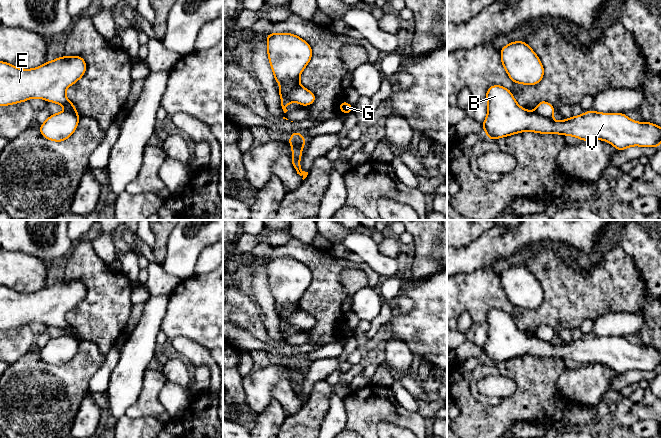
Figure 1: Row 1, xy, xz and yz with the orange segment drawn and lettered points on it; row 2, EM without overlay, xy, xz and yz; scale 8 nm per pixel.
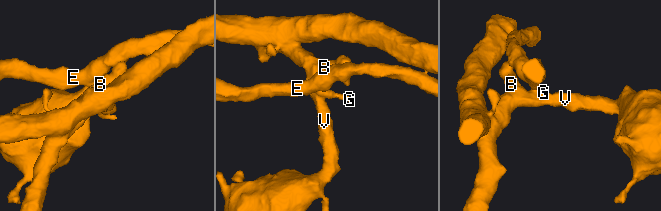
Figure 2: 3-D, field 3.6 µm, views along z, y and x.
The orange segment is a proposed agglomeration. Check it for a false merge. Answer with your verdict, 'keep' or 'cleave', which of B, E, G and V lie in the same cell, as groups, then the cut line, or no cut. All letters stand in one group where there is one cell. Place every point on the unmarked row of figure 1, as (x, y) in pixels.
cleave | B V / E G | xz (299, 309), (287, 318), (287, 322), (290, 325)

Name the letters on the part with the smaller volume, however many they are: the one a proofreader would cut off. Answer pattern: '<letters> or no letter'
E, G

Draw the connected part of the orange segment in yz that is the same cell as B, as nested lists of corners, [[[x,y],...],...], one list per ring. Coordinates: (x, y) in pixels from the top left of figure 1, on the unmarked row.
[[[501,309],[490,310],[485,322],[488,325],[488,335],[482,353],[487,357],[485,361],[492,364],[531,355],[570,359],[582,365],[604,364],[618,375],[630,370],[656,372],[661,369],[661,351],[652,346],[636,346],[625,337],[599,337],[590,334],[580,340],[556,346],[536,335],[520,331],[510,313]]]

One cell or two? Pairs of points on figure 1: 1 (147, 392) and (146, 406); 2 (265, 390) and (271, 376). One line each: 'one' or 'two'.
1: one
2: one

